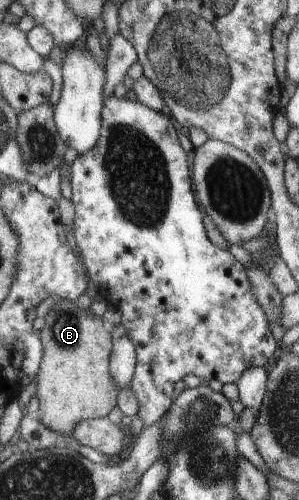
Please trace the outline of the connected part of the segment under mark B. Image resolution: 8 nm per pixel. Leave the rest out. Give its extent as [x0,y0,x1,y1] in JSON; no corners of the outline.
[35,298,118,433]

